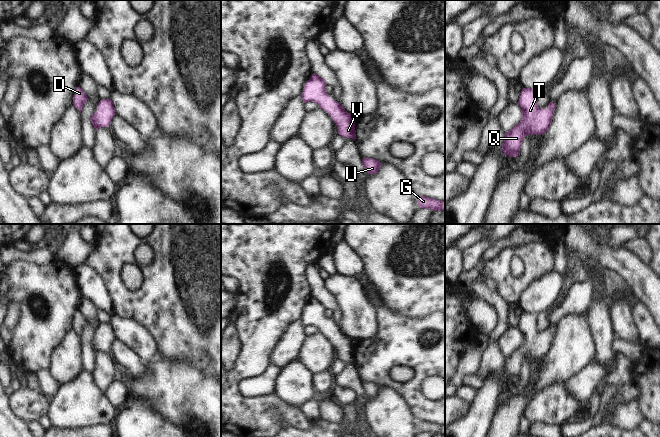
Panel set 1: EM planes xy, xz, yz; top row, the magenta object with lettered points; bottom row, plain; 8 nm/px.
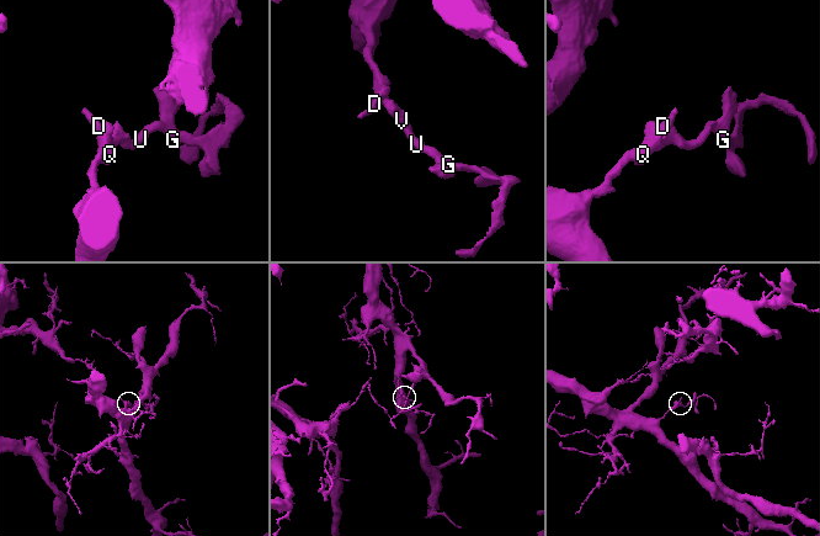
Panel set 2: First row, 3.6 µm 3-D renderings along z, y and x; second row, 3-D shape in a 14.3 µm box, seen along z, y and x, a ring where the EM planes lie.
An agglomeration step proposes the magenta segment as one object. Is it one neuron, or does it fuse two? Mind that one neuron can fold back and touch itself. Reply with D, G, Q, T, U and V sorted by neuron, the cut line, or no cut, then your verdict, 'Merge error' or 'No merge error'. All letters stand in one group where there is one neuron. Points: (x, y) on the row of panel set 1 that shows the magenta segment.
Groups: D G Q T U V. No split. No merge error

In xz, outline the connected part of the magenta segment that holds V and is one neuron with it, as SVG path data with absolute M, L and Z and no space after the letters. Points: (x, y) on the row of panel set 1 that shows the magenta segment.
M312 74L304 86L304 92L301 97L304 103L309 101L319 105L334 120L337 126L338 134L346 138L356 139L355 122L350 113L348 113L340 103L330 99L326 91L326 82L317 74Z

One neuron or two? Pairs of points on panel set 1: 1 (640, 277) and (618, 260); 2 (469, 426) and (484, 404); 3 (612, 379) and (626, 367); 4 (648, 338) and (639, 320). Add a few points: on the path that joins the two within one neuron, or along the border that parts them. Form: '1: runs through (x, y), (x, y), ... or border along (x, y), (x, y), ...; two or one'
1: runs through (635, 273), (623, 262); one
2: runs through (474, 421), (483, 409); one
3: runs through (615, 377), (623, 370); one
4: runs through (648, 334), (647, 328), (643, 324); one

